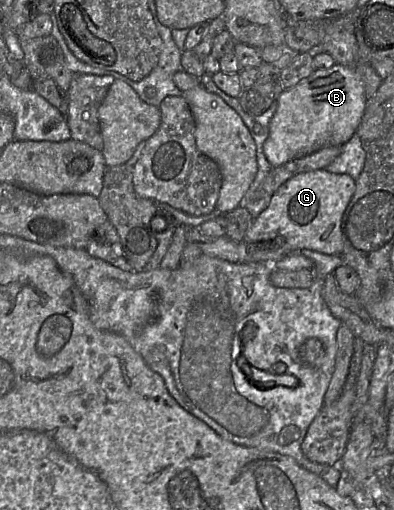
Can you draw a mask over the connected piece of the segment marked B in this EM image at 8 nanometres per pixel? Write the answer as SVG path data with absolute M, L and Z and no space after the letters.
M335 64L329 69L315 70L294 87L284 89L278 97L277 109L269 123L268 137L263 144L266 159L272 167L277 167L324 147L342 146L356 133L366 107L363 82L352 68Z

